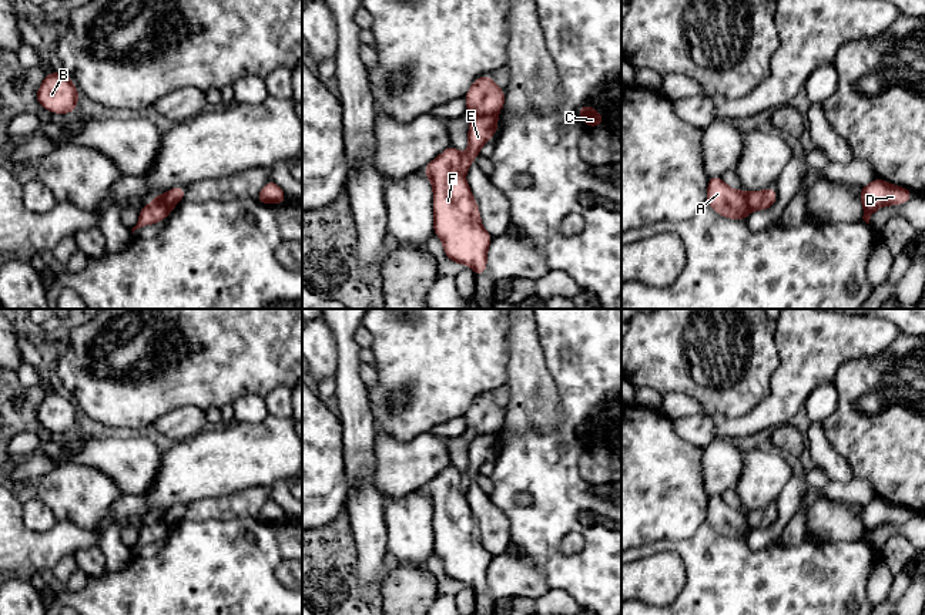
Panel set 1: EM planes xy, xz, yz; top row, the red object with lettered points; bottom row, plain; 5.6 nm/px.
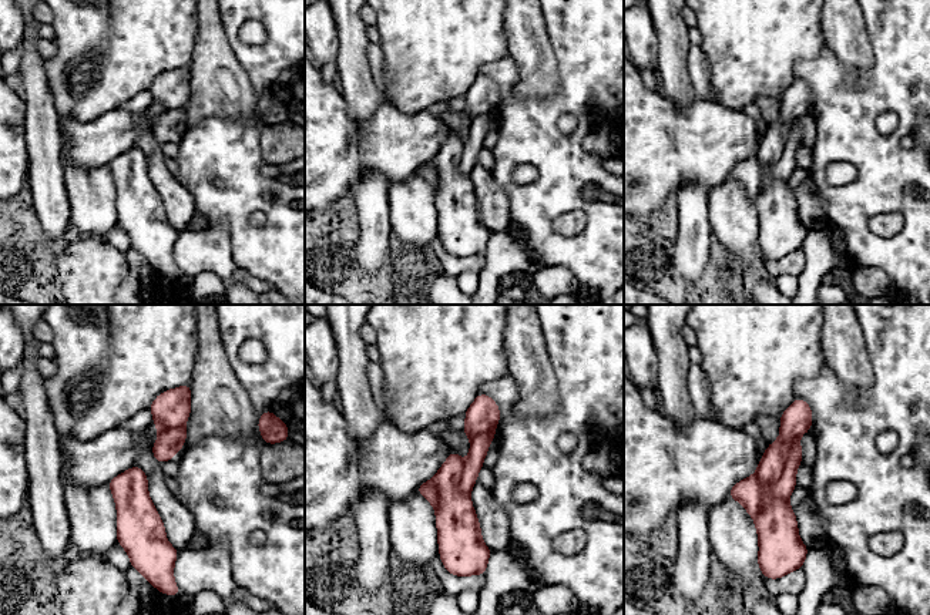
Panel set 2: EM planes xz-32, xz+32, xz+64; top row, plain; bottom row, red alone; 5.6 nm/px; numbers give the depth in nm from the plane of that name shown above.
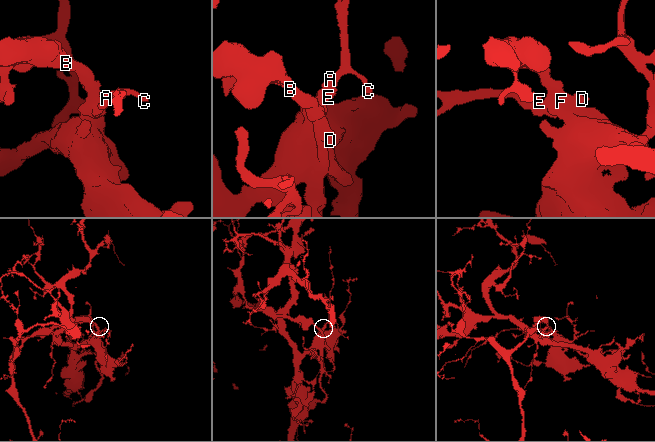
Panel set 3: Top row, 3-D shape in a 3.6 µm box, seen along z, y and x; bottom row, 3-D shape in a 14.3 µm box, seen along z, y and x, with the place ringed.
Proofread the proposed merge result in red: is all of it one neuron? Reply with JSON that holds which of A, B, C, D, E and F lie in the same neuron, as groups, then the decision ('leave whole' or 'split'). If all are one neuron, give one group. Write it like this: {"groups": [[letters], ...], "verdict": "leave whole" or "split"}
{"groups": [["A", "B", "C", "D", "F"], ["E"]], "verdict": "split"}

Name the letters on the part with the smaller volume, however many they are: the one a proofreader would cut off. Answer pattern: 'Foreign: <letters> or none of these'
Foreign: A, B, C, D, F

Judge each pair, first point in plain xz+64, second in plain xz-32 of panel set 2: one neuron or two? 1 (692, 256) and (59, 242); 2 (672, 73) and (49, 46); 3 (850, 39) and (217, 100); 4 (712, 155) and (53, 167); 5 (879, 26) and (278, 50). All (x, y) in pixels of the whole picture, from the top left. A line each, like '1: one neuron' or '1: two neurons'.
1: one neuron
2: two neurons
3: one neuron
4: two neurons
5: one neuron

